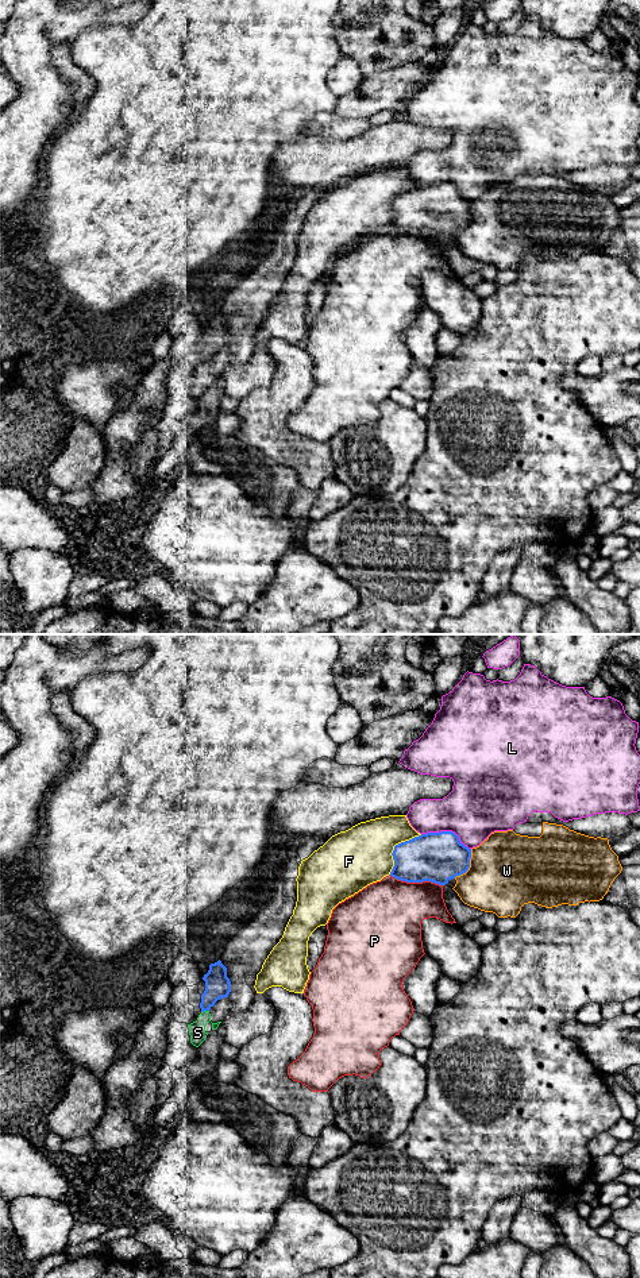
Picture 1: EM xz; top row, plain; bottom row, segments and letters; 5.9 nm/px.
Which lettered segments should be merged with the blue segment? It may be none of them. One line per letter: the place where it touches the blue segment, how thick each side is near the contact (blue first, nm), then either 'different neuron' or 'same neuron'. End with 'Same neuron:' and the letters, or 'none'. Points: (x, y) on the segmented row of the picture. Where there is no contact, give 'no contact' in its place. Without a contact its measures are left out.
F: contact xz (394, 846); calibres 300 and 360 nm; different neuron
L: contact xz (447, 831); calibres 300 and 360 nm; different neuron
P: contact xz (416, 881); calibres 300 and 400 nm; different neuron
S: contact xz (204, 1010); calibres 160 and 100 nm; different neuron
W: contact xz (469, 867); calibres 300 and 460 nm; different neuron
Same neuron: none

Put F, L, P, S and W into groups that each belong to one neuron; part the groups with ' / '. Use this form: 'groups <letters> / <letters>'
groups F / L / P / S / W

